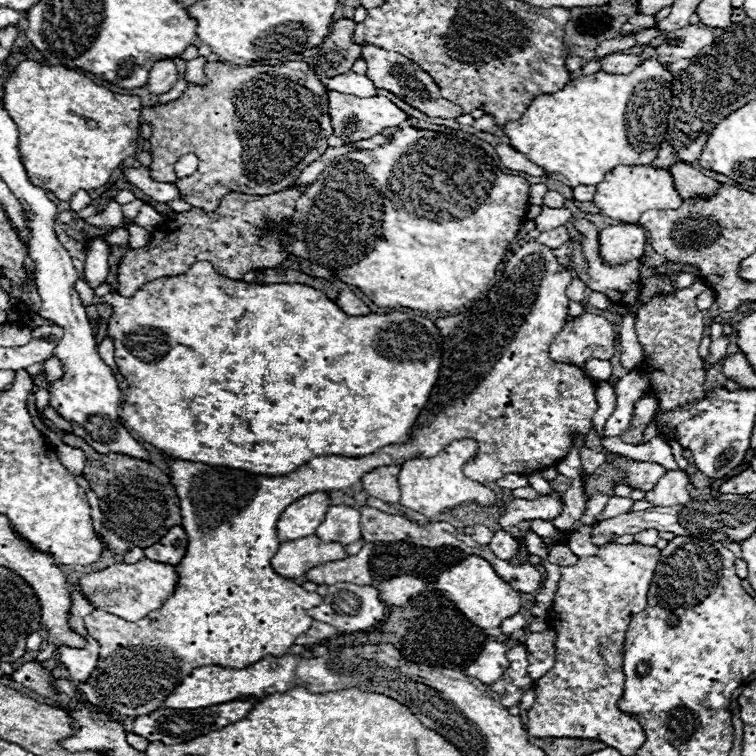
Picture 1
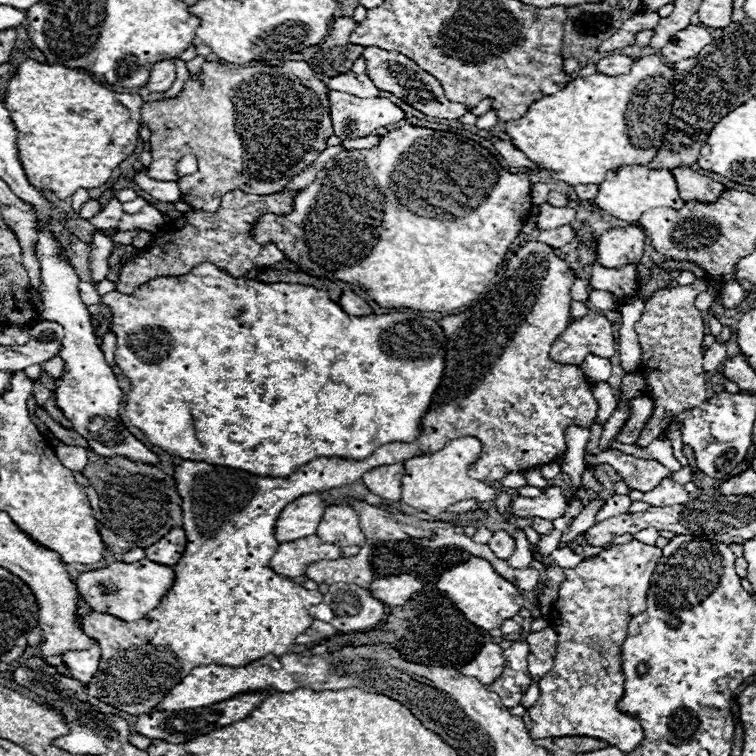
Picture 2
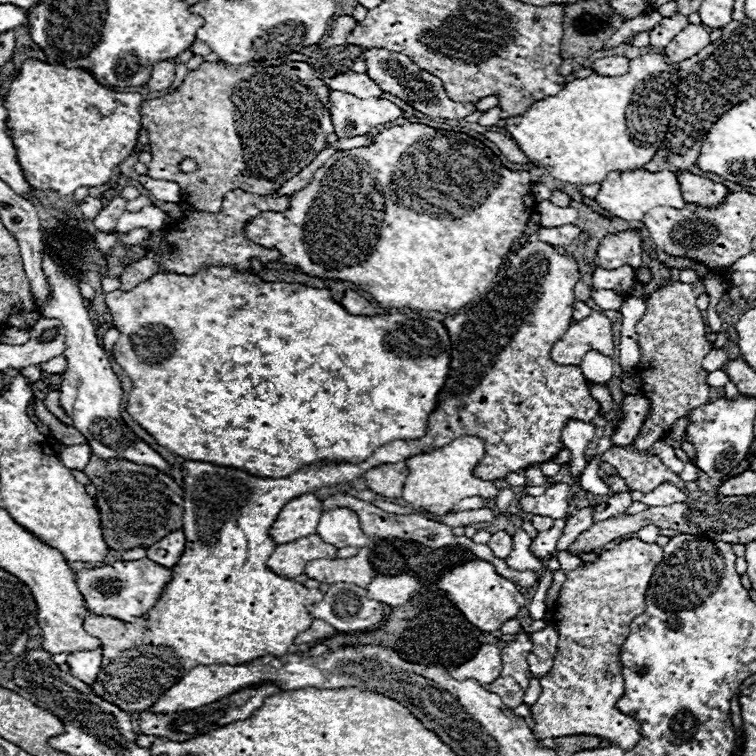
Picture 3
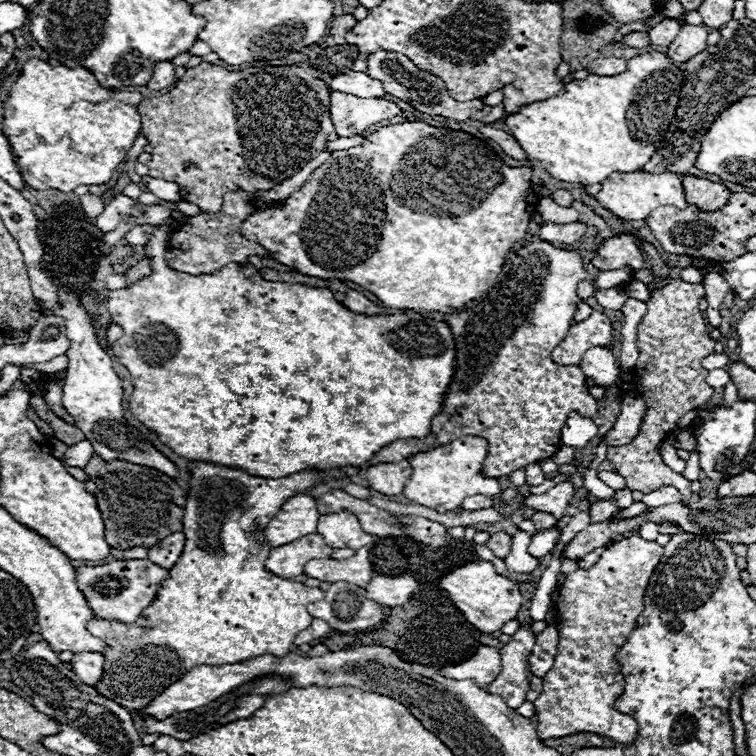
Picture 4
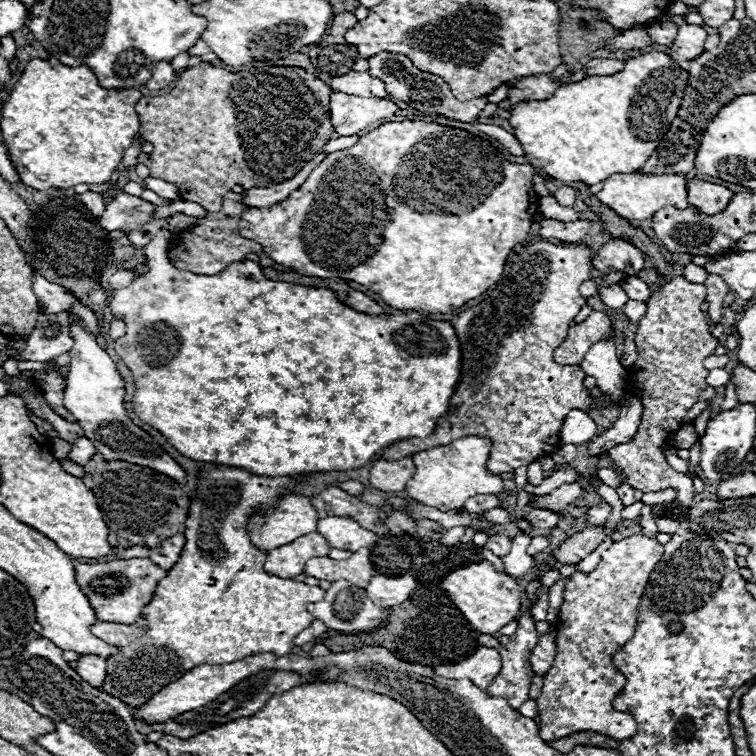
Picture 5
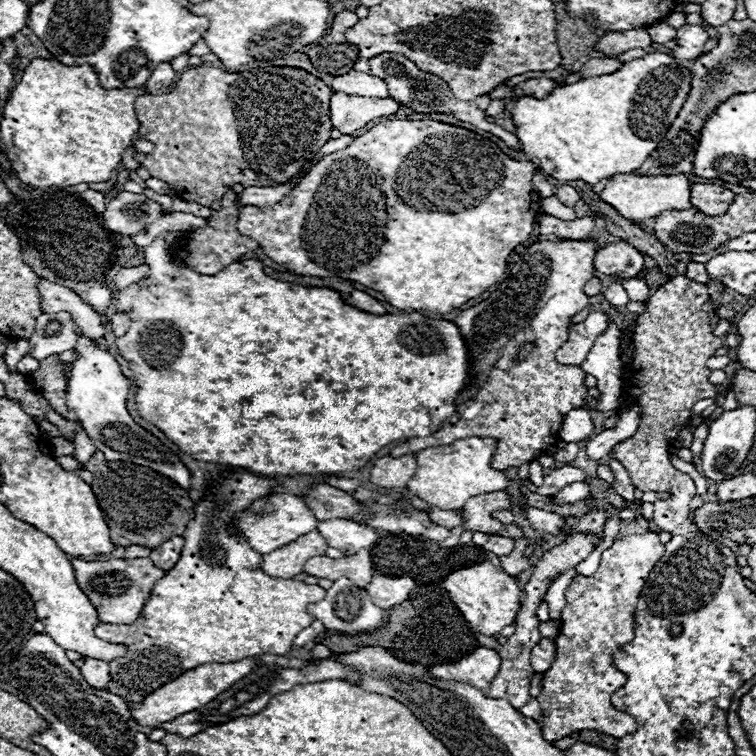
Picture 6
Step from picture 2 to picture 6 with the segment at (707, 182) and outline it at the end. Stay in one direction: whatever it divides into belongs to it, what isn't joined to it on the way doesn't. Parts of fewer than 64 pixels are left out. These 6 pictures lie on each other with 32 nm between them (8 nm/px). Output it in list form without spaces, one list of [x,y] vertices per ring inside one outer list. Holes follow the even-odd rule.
[[[692,184],[690,200],[700,212],[708,216],[720,216],[724,210],[728,210],[734,198],[736,194],[728,188],[714,184]]]

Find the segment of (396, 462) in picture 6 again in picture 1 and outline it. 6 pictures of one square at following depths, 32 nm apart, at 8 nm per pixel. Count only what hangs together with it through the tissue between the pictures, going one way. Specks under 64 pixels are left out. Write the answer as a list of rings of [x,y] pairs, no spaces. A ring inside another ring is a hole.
[[[380,466],[368,474],[362,476],[362,486],[370,496],[376,496],[388,504],[394,504],[400,500],[400,488],[398,488],[398,474],[400,466]]]

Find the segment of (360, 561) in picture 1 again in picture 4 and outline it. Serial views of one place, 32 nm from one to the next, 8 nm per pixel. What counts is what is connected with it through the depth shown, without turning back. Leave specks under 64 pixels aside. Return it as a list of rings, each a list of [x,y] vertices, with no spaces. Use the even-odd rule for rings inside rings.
[[[360,548],[352,558],[332,560],[332,558],[314,558],[304,566],[304,574],[308,578],[318,578],[326,582],[346,580],[360,588],[366,588],[374,576],[374,568],[370,562],[370,550]]]

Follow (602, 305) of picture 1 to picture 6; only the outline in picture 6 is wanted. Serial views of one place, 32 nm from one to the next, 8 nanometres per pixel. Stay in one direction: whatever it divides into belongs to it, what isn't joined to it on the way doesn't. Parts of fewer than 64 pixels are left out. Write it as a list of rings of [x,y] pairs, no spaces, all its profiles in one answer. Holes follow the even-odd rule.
[[[614,282],[608,288],[604,288],[602,294],[606,296],[606,300],[612,306],[624,306],[624,304],[628,304],[628,294],[626,294],[626,290],[624,290],[624,286],[620,282]]]

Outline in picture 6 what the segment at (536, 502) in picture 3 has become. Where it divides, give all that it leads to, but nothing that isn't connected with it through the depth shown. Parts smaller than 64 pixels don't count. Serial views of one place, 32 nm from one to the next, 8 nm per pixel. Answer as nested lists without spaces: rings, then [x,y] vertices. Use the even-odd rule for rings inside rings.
[[[574,482],[574,484],[568,484],[566,488],[562,488],[556,496],[556,504],[574,504],[578,500],[584,500],[588,498],[590,494],[590,484],[586,482]]]

